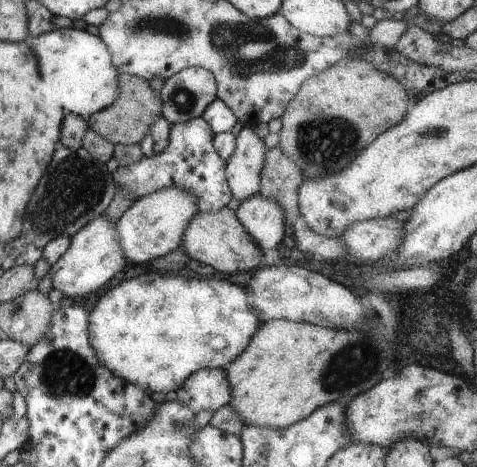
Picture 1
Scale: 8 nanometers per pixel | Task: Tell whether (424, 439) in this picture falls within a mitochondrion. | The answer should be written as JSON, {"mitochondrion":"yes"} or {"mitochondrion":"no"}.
{"mitochondrion":"no"}

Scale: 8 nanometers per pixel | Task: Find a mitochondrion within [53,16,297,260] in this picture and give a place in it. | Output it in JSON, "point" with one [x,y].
{"point":[183,99]}

